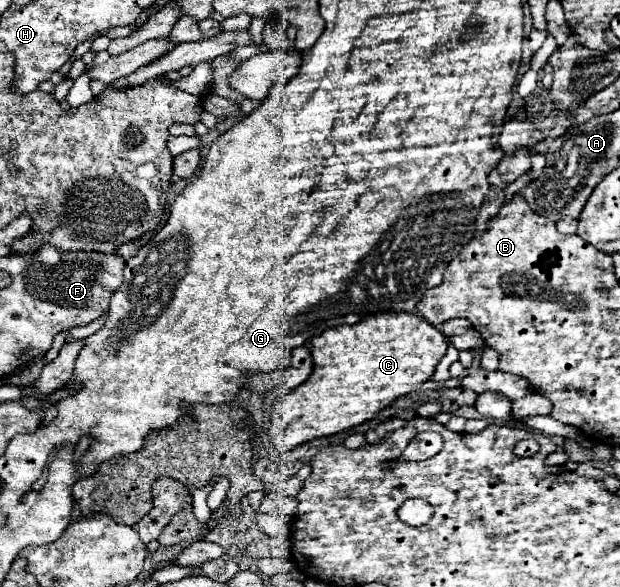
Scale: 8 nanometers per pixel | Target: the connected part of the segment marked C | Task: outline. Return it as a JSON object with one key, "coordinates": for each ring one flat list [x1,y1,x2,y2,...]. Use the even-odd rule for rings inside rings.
{"coordinates":[[374,313,374,317,364,317,362,321,358,321,358,325,338,325,338,329,326,329,318,337,310,339,310,353,314,357,314,369,310,377,302,385,280,397,273,407,271,444,278,449,278,453,286,453,314,437,334,435,372,419,398,395,418,391,420,383,432,377,438,361,446,353,446,347,446,335,424,317,412,313]]}

